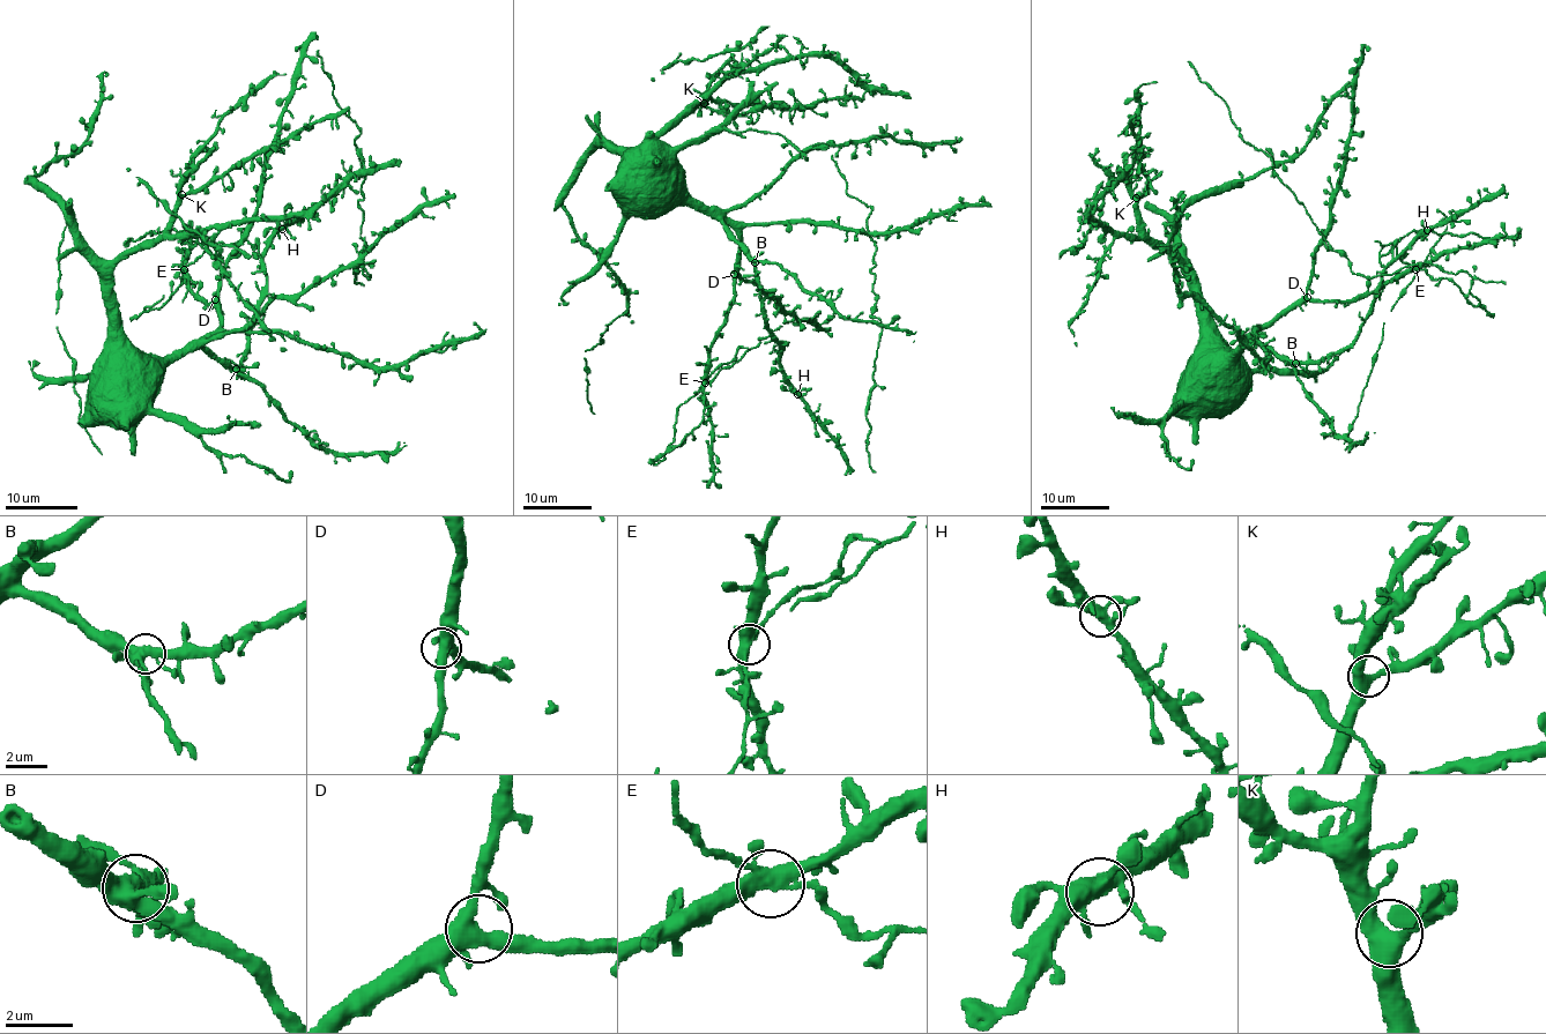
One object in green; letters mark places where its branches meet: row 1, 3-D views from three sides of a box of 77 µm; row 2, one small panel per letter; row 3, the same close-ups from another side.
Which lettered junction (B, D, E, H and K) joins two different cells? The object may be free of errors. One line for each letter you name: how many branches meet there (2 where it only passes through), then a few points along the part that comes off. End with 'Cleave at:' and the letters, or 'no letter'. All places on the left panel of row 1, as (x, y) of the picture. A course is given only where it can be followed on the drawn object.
E: branches 5; course (184, 269), (213, 242), (191, 229), (151, 235), (149, 231), (124, 247)
Cleave at: E

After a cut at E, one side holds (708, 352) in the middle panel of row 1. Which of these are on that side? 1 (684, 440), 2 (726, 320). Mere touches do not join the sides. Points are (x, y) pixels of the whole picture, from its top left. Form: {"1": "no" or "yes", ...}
{"1": "no", "2": "yes"}

